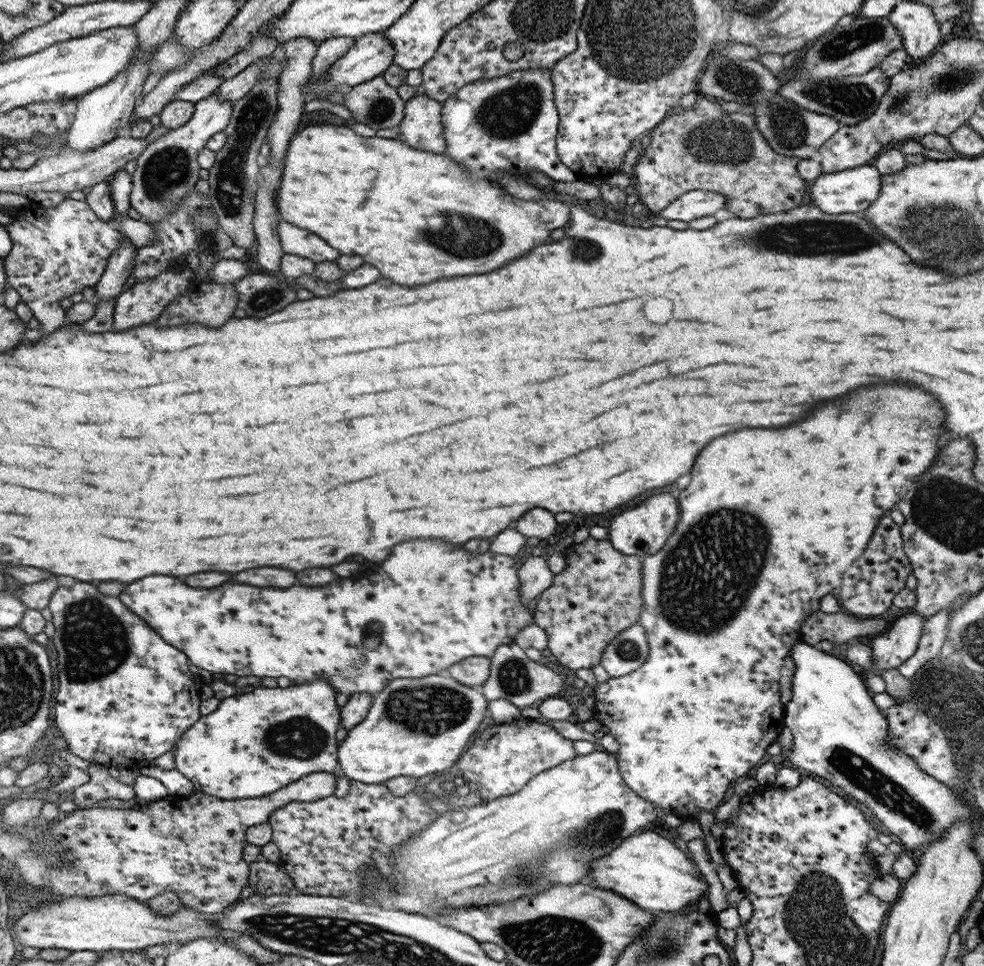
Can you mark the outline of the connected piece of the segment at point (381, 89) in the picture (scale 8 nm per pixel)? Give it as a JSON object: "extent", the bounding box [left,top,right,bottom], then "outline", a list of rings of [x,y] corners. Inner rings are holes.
{"extent":[343,75,406,130],"outline":[[[383,75],[357,84],[347,91],[343,96],[343,105],[350,110],[352,118],[360,124],[366,124],[374,130],[380,128],[396,128],[402,122],[406,114],[406,102],[400,98],[397,88],[386,83]]]}

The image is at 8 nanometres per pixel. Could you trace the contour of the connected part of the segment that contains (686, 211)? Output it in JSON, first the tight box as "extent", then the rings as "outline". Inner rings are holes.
{"extent":[658,190,727,222],"outline":[[[692,190],[671,202],[658,216],[669,220],[692,222],[696,218],[712,216],[718,210],[724,210],[727,198],[723,194],[705,190]]]}

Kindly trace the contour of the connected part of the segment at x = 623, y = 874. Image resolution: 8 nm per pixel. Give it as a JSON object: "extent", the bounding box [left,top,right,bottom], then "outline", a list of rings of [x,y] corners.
{"extent":[588,831,709,913],"outline":[[[641,831],[638,836],[625,838],[624,844],[620,844],[612,856],[592,860],[588,874],[596,887],[612,890],[640,908],[656,912],[671,913],[686,907],[698,907],[694,904],[707,900],[709,889],[707,880],[686,854],[654,831]]]}

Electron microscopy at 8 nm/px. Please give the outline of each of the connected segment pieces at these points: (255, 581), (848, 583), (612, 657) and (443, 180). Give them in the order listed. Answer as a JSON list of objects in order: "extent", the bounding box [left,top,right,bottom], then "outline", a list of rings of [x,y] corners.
[{"extent":[230,568,296,588],"outline":[[[252,568],[234,574],[230,580],[238,584],[252,584],[252,586],[272,586],[272,588],[288,588],[294,586],[296,576],[284,568]]]},{"extent":[840,516,913,616],"outline":[[[883,516],[862,556],[855,560],[841,580],[840,602],[846,610],[858,616],[884,614],[893,604],[893,598],[906,586],[906,578],[913,572],[903,549],[901,526],[890,516]]]},{"extent":[601,624,649,677],"outline":[[[633,624],[608,643],[601,665],[610,677],[630,674],[640,668],[649,655],[649,644],[644,627]]]},{"extent":[276,125,568,286],"outline":[[[322,125],[308,126],[302,132],[298,132],[288,146],[284,168],[282,168],[282,180],[280,188],[276,192],[276,204],[278,204],[278,214],[284,222],[296,224],[298,228],[308,228],[310,232],[316,232],[316,236],[324,236],[332,248],[344,254],[358,254],[362,256],[368,264],[376,266],[382,276],[396,280],[396,284],[404,286],[420,286],[420,284],[430,284],[440,278],[450,278],[450,276],[466,276],[466,274],[484,274],[492,272],[504,264],[508,264],[514,258],[524,256],[532,248],[540,244],[550,242],[552,231],[556,231],[568,222],[568,208],[552,208],[552,200],[524,200],[514,197],[506,190],[501,190],[499,183],[494,178],[477,178],[473,180],[465,166],[458,164],[443,153],[428,152],[412,148],[411,145],[402,143],[399,139],[389,139],[382,137],[362,137],[356,135],[350,127],[342,125]]]}]

